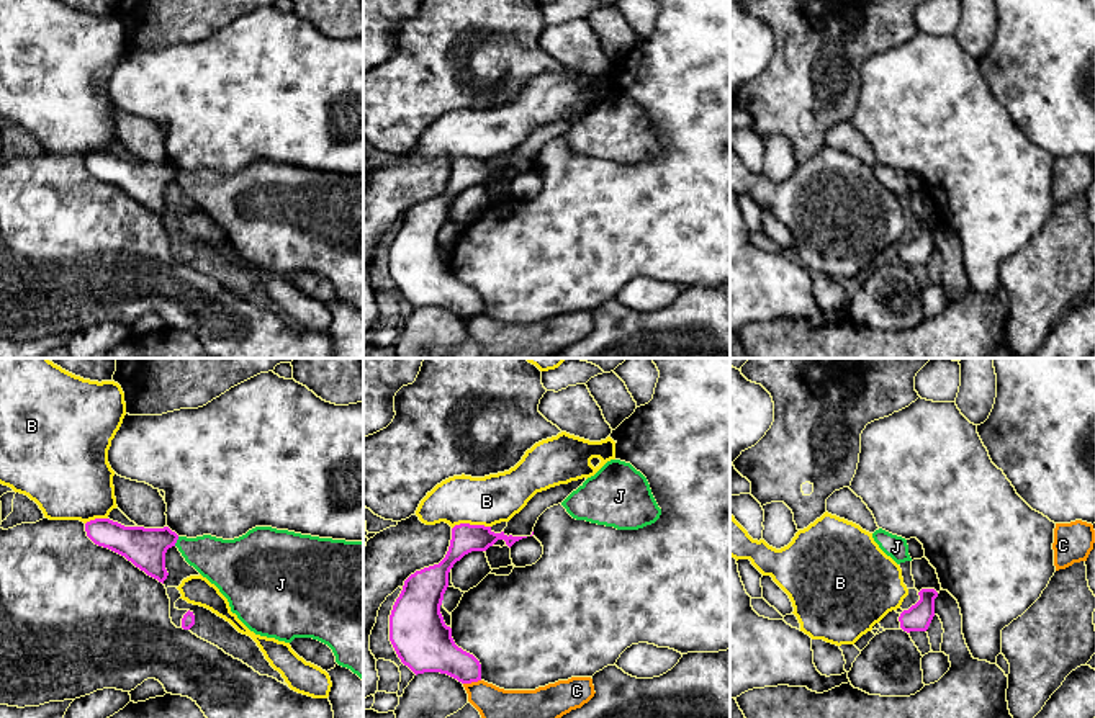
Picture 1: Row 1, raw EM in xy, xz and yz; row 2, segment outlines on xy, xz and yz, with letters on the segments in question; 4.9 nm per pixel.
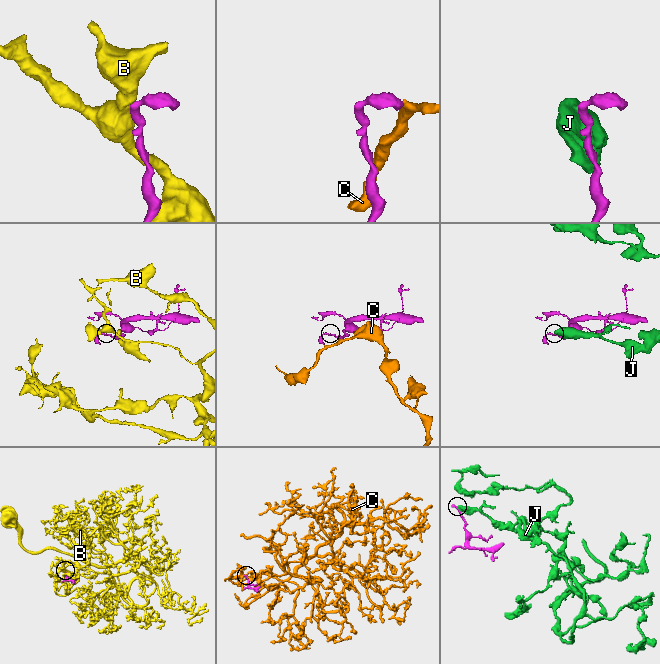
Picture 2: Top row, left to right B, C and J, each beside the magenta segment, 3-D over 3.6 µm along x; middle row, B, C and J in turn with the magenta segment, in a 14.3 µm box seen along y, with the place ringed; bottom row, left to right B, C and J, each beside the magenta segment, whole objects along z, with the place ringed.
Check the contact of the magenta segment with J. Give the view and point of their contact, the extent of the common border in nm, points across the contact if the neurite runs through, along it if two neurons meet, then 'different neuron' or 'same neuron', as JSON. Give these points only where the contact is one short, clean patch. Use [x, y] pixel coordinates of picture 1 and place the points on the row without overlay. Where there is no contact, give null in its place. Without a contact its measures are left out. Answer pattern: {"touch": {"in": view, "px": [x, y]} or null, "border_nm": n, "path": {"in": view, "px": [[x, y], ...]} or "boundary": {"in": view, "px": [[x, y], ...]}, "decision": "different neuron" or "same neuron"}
{"touch": {"in": "xy", "px": [175, 175]}, "border_nm": 50, "boundary": {"in": "xy", "px": [[179, 170], [174, 179]]}, "decision": "different neuron"}

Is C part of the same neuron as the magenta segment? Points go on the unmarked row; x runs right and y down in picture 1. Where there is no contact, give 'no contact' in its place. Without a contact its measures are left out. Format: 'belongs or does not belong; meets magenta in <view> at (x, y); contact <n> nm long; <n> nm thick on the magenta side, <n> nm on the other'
does not belong; meets magenta in xz at (472, 314); contact 90 nm long; 220 nm thick on the magenta side, 260 nm on the other

